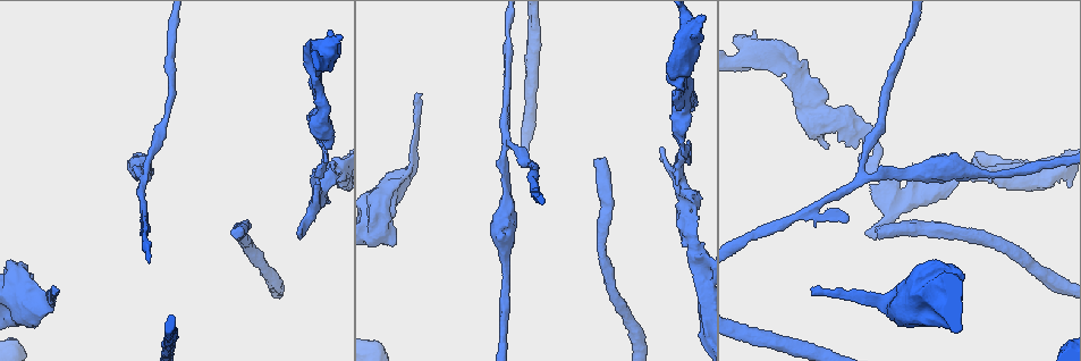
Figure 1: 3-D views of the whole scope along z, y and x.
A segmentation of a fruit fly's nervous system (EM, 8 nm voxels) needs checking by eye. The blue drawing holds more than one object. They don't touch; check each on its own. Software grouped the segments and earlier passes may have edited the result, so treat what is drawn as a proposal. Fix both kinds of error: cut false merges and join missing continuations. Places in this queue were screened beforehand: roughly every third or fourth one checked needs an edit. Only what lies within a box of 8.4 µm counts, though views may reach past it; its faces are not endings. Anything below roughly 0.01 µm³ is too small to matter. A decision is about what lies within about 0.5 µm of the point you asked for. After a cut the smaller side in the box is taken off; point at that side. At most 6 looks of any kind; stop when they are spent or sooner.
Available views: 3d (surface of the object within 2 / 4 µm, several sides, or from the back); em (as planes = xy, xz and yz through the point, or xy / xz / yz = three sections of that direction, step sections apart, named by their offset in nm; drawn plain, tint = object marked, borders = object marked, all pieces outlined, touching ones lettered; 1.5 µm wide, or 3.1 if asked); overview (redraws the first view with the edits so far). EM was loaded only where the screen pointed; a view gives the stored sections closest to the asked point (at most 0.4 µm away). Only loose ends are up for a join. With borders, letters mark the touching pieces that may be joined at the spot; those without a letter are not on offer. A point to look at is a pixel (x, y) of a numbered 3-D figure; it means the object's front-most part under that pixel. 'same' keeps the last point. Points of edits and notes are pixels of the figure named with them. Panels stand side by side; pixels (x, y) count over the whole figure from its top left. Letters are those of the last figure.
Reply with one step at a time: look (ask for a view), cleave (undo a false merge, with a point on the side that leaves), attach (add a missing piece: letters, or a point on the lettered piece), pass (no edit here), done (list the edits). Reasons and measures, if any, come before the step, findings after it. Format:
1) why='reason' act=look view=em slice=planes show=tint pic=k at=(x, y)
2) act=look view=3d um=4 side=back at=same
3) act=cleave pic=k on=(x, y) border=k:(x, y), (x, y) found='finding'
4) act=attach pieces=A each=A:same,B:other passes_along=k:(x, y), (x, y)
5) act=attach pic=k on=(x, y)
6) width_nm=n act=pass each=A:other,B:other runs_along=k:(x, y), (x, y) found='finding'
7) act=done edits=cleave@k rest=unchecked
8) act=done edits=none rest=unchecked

act=look view=3d um=4 pic=1 at=(824, 91)

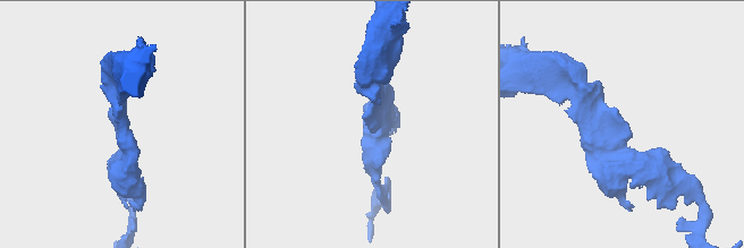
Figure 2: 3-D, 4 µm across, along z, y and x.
why='need the tissue' act=look view=em slice=xz step=8 show=borders pic=2 at=(369, 126)

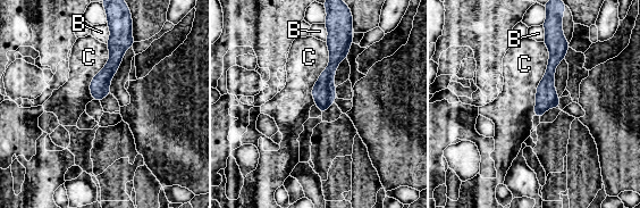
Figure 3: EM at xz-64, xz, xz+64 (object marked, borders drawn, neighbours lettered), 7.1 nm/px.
why='cut it another way' act=look view=em slice=planes show=borders at=same

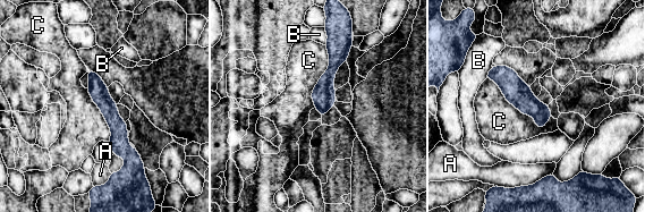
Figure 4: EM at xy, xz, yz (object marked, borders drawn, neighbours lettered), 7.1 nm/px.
act=pass each=A:other,B:other,C:other border=4:(485, 78), (540, 128), (551, 117) found='none of them fits'

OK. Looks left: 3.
why='an open end' act=look view=em slice=planes show=borders pic=1 at=(330, 178)

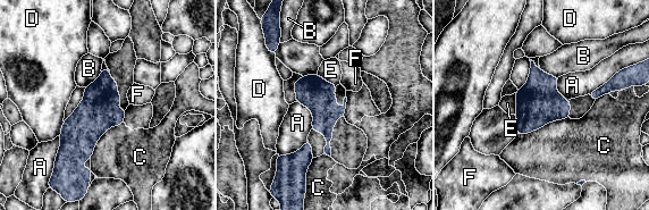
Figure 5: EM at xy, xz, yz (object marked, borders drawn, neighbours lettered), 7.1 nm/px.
act=pass each=A:other,B:other,C:other,D:other,E:other,F:other border=5:(296, 101), (312, 114), (312, 128) found='none of them fits'

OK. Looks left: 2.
why='branch stops here' act=look view=3d um=4 pic=1 at=(234, 237)

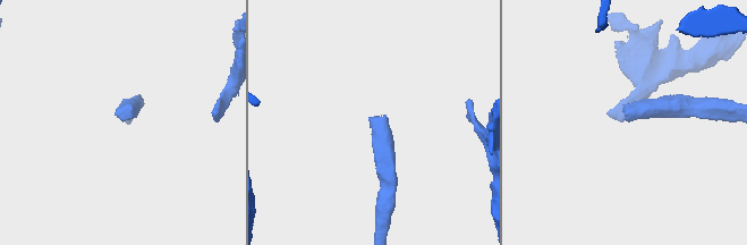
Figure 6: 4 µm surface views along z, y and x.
why='shape alone is not enough' act=look view=em slice=planes show=borders pic=6 at=(375, 118)

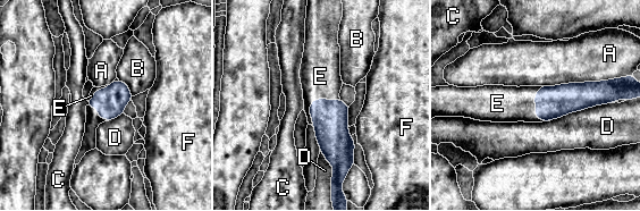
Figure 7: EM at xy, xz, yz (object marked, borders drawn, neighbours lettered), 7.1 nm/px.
act=attach pieces=E each=A:other,B:other,C:other,D:other,E:same,F:other passes_along=7:(330, 118), (313, 100), (320, 76) found='the neuron continues'

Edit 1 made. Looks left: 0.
act=done edits=attach@7 rest=unchecked

